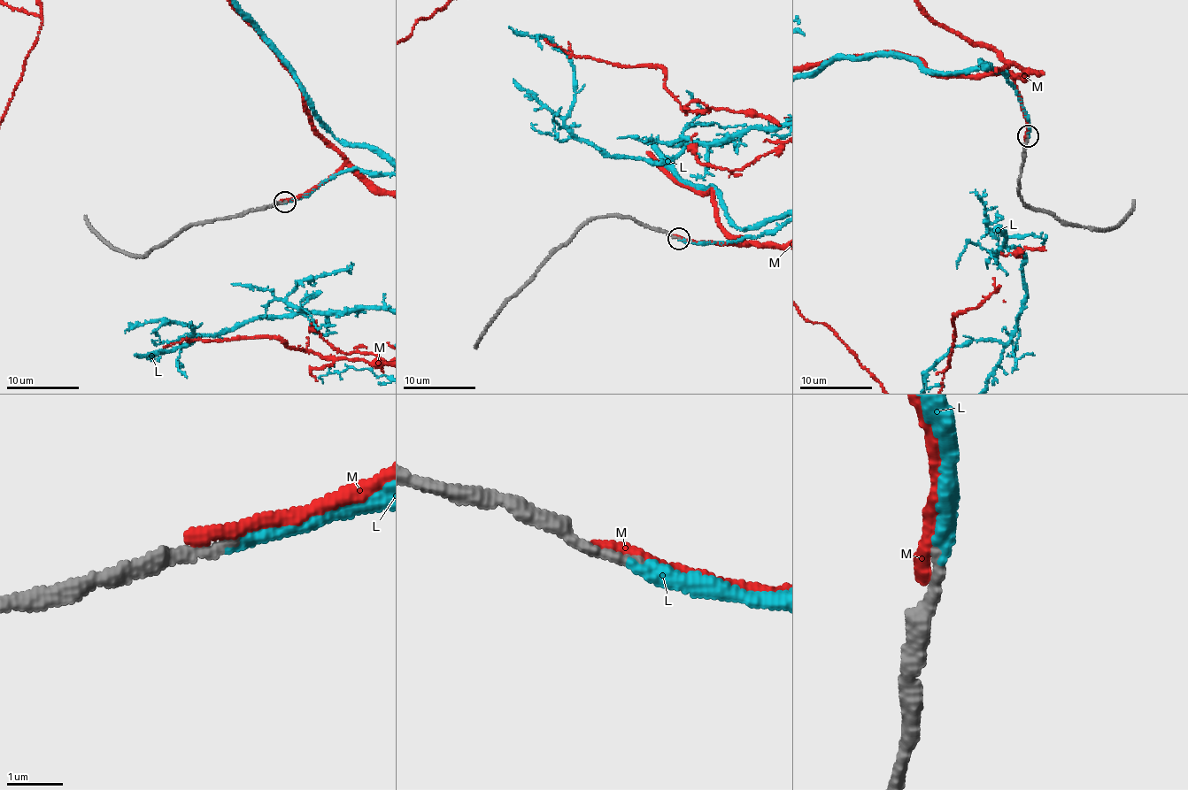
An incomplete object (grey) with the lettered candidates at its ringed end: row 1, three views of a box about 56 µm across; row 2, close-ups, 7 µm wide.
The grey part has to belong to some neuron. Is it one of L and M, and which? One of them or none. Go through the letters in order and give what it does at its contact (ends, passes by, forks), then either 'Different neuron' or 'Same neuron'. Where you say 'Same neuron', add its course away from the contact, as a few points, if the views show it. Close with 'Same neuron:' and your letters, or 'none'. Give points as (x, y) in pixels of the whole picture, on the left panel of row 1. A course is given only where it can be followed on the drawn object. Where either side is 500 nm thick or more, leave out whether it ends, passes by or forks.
L: It ends there. Same neuron
M: It ends there. Different neuron
Same neuron: L

